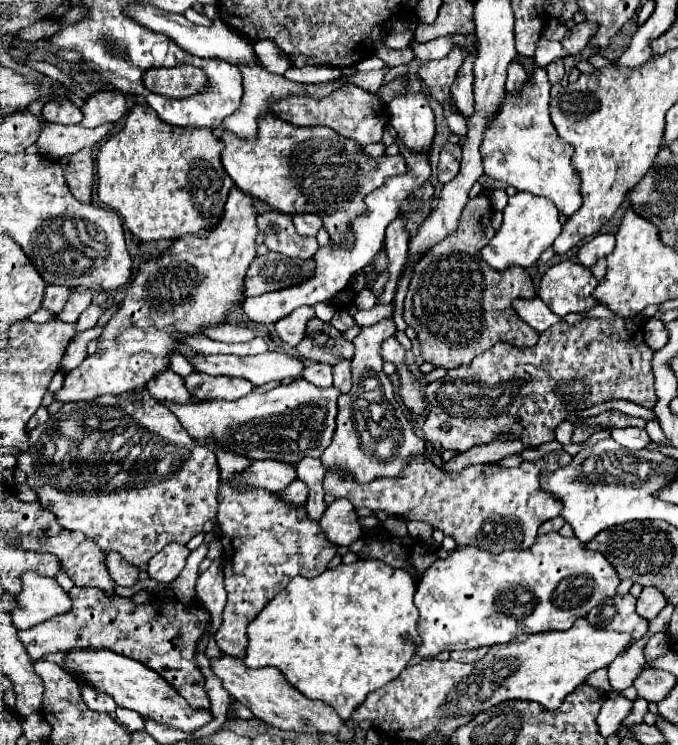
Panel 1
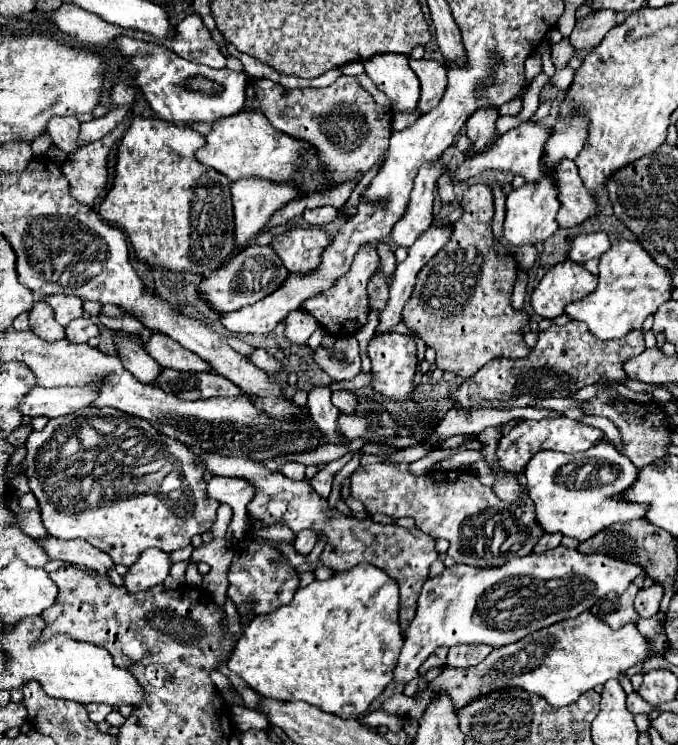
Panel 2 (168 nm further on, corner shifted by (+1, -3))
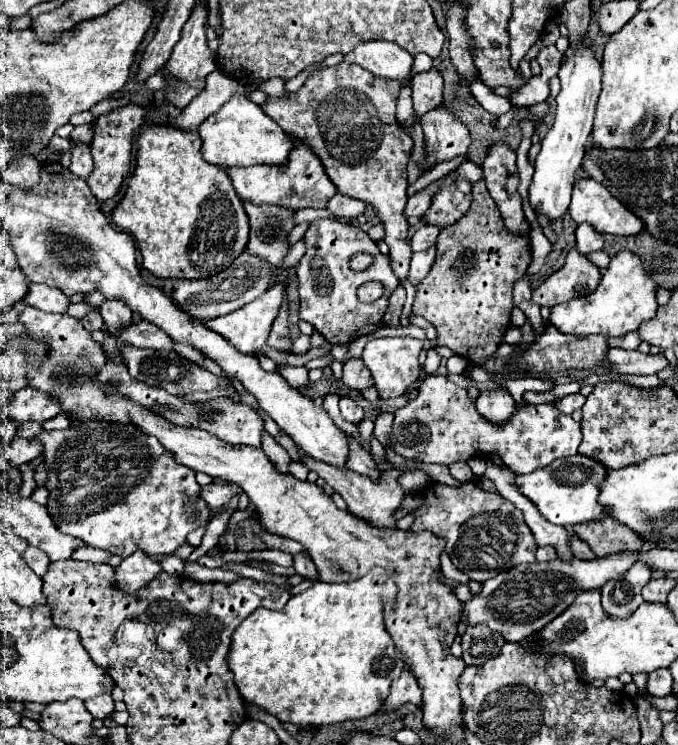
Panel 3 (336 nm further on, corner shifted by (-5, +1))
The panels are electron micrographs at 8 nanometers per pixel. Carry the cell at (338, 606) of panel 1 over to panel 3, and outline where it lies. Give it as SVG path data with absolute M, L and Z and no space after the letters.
M376 568L374 572L368 572L366 576L352 580L352 582L322 582L318 580L312 588L304 590L302 594L296 594L288 600L288 604L282 610L268 610L268 608L258 608L254 610L244 624L240 624L234 632L232 638L232 646L230 646L230 656L228 656L228 668L234 674L234 682L238 686L238 692L244 700L268 710L270 714L274 714L278 720L282 722L292 722L296 726L330 726L330 724L340 724L346 720L356 720L356 718L366 718L370 714L374 714L382 702L386 700L386 696L390 694L390 684L394 678L398 678L402 674L402 670L406 668L406 664L402 662L400 652L396 650L394 642L390 640L390 634L386 632L384 626L384 606L386 604L394 604L396 600L396 584L388 580L386 572Z

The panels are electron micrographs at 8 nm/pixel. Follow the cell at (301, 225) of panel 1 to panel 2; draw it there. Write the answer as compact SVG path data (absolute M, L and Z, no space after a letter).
M320 206L320 208L314 208L314 210L306 210L304 212L304 220L310 224L310 226L326 226L330 224L332 220L338 218L338 208L334 206Z

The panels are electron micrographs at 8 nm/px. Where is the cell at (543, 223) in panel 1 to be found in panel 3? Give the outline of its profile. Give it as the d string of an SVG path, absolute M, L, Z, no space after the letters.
M582 40L570 44L572 48L576 48L576 52L560 66L558 78L562 82L562 90L556 96L556 118L550 132L542 140L542 150L534 162L534 178L528 188L530 206L536 214L546 216L550 222L562 218L568 212L574 176L586 154L594 122L594 110L600 96L600 62L594 58L590 48L580 48L580 42Z

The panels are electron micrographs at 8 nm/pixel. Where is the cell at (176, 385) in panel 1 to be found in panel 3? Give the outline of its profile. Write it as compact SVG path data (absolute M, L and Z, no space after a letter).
M106 300L100 306L100 316L104 318L106 330L112 336L118 336L122 332L122 328L132 324L132 312L130 308L126 308L126 304L122 304L120 300Z

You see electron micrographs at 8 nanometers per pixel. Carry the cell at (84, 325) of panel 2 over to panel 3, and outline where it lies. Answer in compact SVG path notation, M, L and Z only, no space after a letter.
M90 312L88 316L84 316L82 320L82 326L88 330L88 332L94 332L94 330L102 330L104 324L102 324L102 316L98 312Z

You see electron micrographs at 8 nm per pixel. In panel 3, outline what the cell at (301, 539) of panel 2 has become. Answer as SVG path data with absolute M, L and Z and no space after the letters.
M306 552L294 554L294 570L296 570L296 574L300 574L300 576L304 576L304 578L312 578L312 580L318 578L316 566L314 566L310 554L306 554Z

